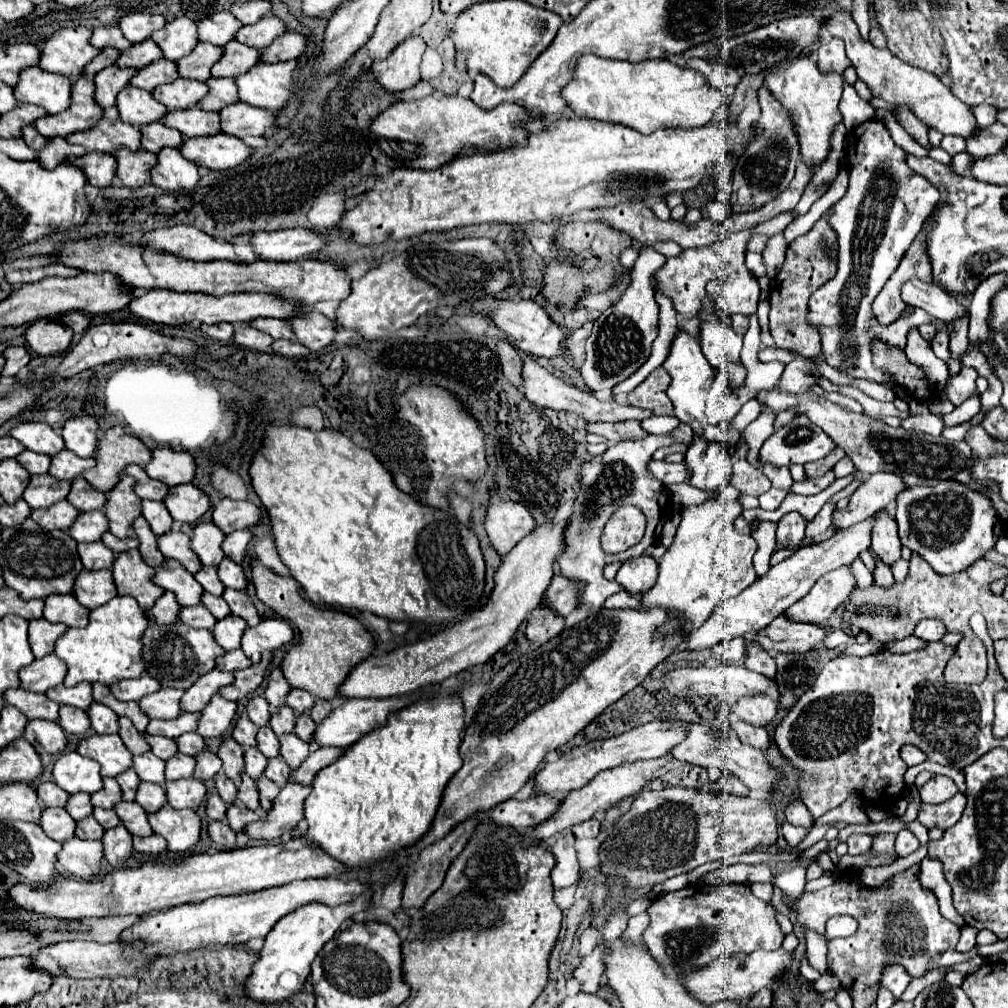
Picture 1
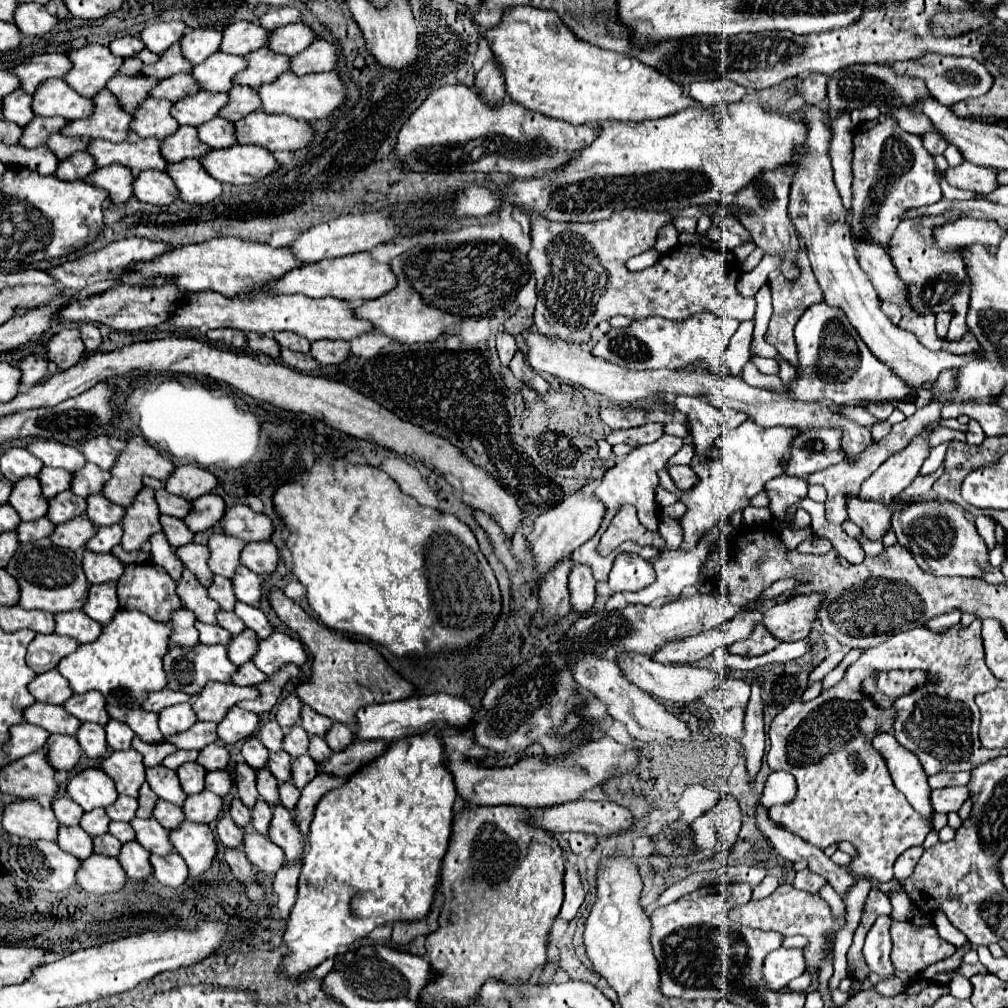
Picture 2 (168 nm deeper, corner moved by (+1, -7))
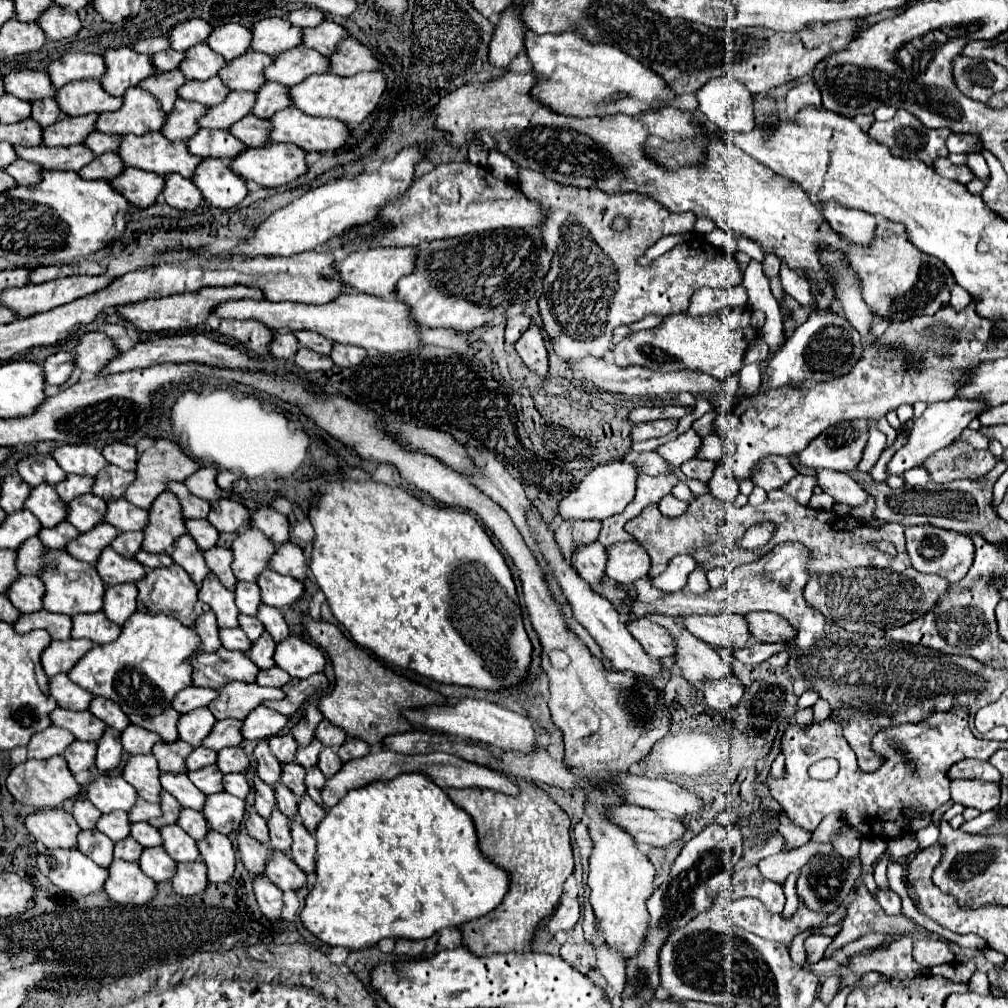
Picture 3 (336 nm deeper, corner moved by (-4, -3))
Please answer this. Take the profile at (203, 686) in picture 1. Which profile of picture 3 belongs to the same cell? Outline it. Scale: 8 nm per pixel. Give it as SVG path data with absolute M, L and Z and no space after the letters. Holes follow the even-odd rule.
M230 682L230 686L220 690L220 696L208 706L216 720L236 718L244 720L254 708L266 700L282 700L286 694L280 688L266 688L260 684Z

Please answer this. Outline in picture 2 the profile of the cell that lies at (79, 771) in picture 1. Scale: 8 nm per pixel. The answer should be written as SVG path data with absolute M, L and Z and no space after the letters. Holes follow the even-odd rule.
M87 768L77 772L67 782L67 794L83 810L109 806L119 796L113 786L113 780L107 774L103 774L103 770L97 770L97 768Z

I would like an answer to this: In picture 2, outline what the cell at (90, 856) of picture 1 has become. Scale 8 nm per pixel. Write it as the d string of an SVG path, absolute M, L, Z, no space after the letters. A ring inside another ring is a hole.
M91 854L89 858L81 860L77 870L77 884L87 890L89 894L107 894L117 892L127 882L125 872L121 870L117 858Z

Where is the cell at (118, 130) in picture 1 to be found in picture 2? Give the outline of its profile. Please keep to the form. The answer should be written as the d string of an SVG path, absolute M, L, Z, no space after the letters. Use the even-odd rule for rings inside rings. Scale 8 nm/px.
M135 132L127 134L127 138L119 144L107 140L91 140L85 148L87 154L95 158L95 164L109 166L121 164L131 170L165 170L165 160L159 154L159 140L155 138L139 138Z

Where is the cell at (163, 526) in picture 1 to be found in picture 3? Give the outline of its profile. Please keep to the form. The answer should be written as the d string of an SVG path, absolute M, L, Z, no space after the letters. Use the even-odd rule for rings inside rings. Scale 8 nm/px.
M186 520L188 534L198 542L200 550L210 550L216 546L220 532L206 520Z

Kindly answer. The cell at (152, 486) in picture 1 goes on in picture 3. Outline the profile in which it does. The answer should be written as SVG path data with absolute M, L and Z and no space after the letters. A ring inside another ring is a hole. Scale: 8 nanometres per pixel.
M170 482L170 492L174 492L178 496L178 500L182 502L184 508L184 518L206 518L210 512L210 502L196 498L194 494L188 492L188 488L180 482Z

